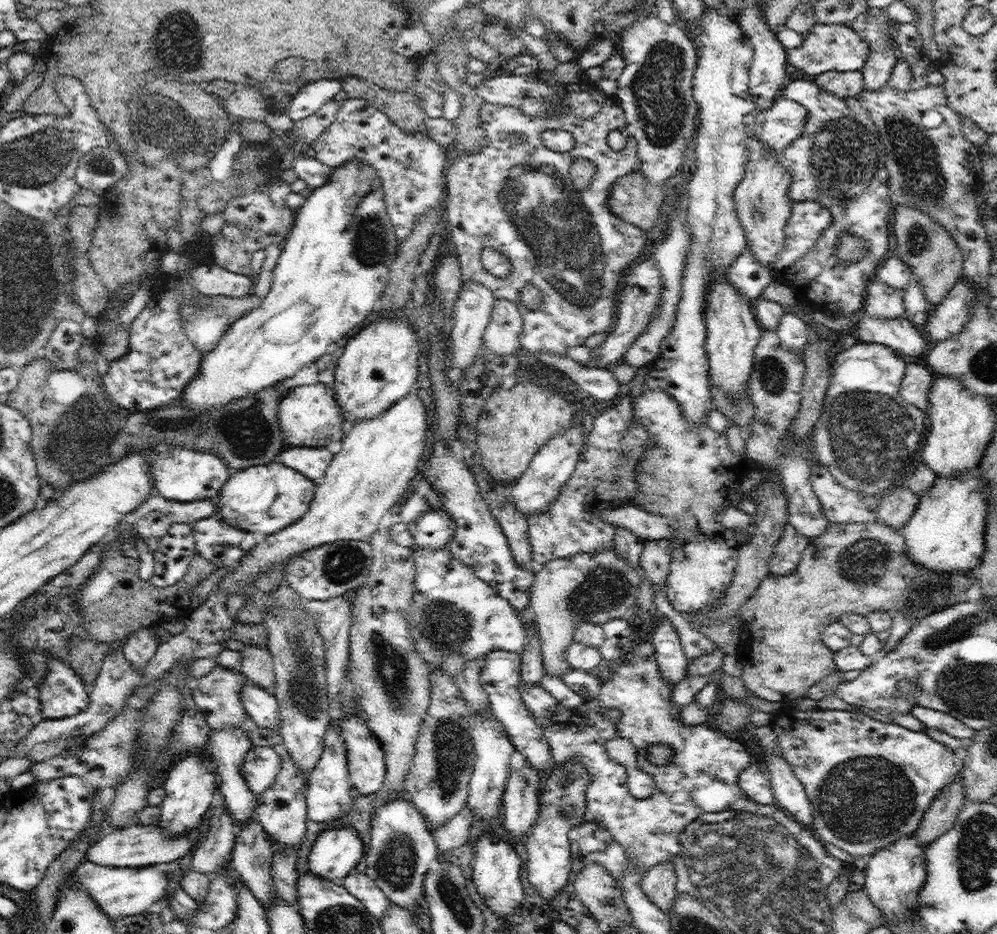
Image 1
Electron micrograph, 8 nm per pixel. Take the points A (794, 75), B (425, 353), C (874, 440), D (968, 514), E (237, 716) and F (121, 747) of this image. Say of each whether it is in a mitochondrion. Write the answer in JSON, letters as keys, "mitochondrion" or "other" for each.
{"A":"other","B":"other","C":"mitochondrion","D":"other","E":"other","F":"mitochondrion"}

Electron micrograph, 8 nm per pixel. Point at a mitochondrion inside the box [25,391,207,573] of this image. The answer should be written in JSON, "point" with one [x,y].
{"point":[76,444]}

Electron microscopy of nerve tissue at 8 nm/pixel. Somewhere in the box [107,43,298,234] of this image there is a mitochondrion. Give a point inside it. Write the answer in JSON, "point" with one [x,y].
{"point":[161,120]}

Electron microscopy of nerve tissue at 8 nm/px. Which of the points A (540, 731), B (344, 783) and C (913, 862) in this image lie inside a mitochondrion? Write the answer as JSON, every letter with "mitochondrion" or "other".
{"A":"other","B":"other","C":"other"}

